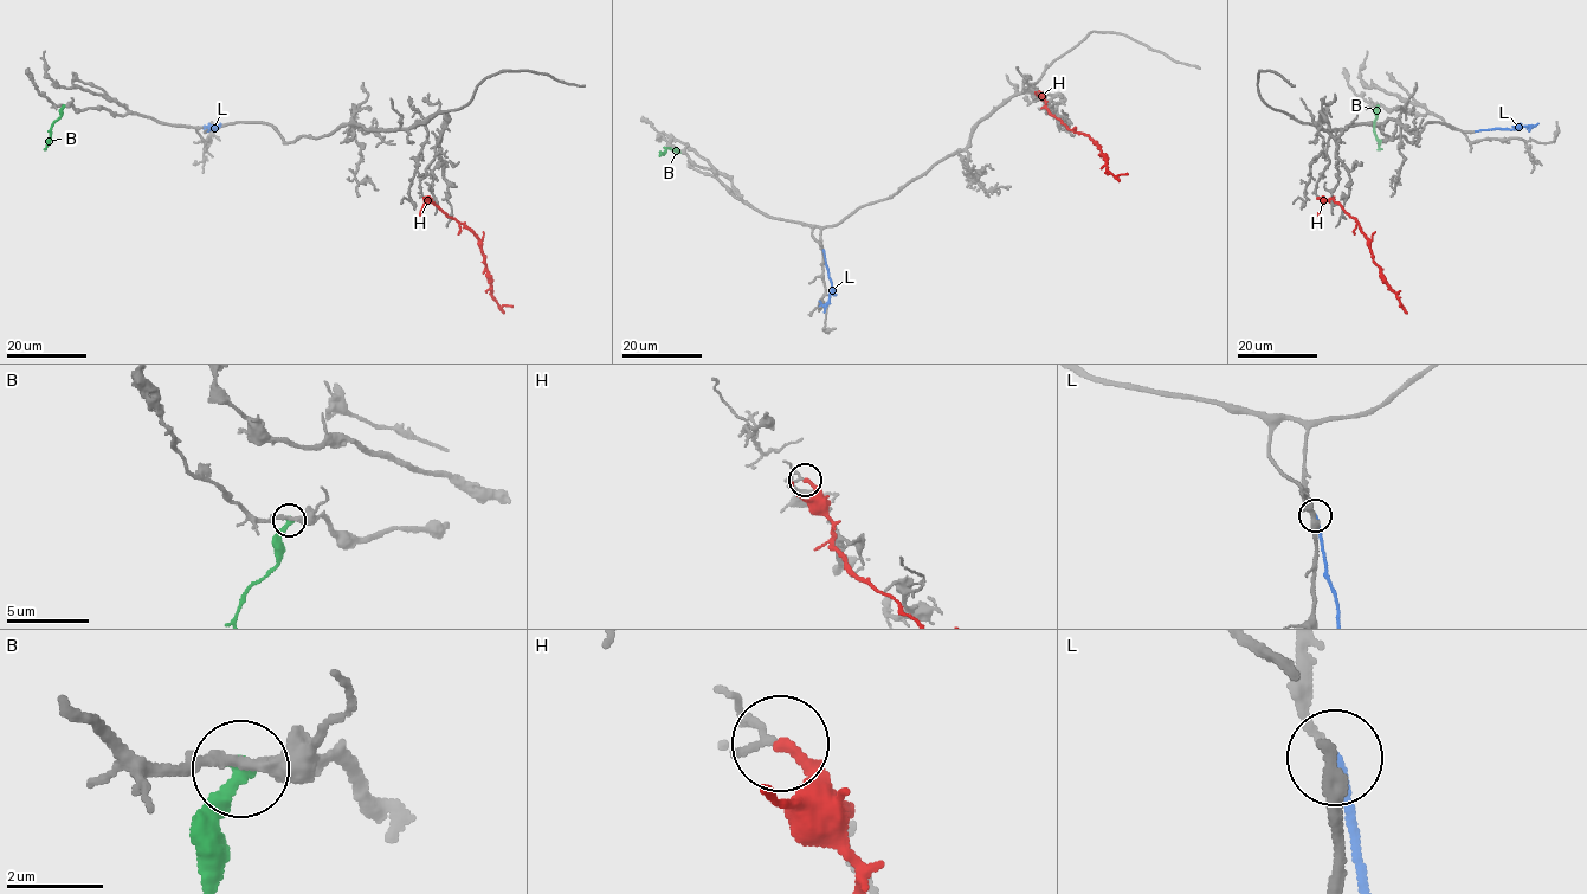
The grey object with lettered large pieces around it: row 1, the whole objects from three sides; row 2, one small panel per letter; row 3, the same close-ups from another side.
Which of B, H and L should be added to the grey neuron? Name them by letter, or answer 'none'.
L

